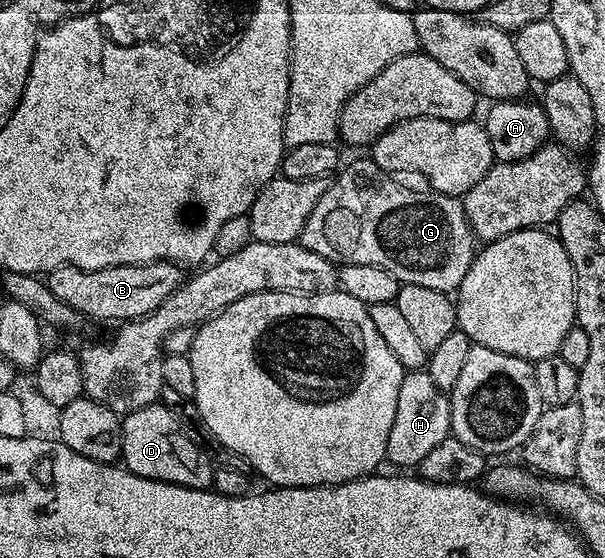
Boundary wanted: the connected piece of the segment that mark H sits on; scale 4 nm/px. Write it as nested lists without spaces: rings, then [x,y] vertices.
[[[427,369],[405,373],[402,388],[398,388],[398,412],[386,440],[386,458],[396,466],[419,467],[420,461],[442,440],[450,437],[452,428],[452,403],[449,395],[430,380]]]

